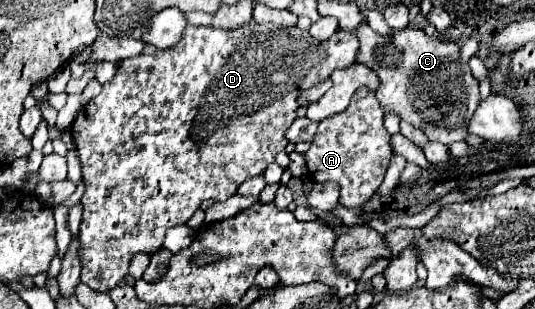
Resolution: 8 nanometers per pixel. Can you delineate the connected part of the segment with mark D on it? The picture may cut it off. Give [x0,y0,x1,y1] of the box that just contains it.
[71,20,359,292]

